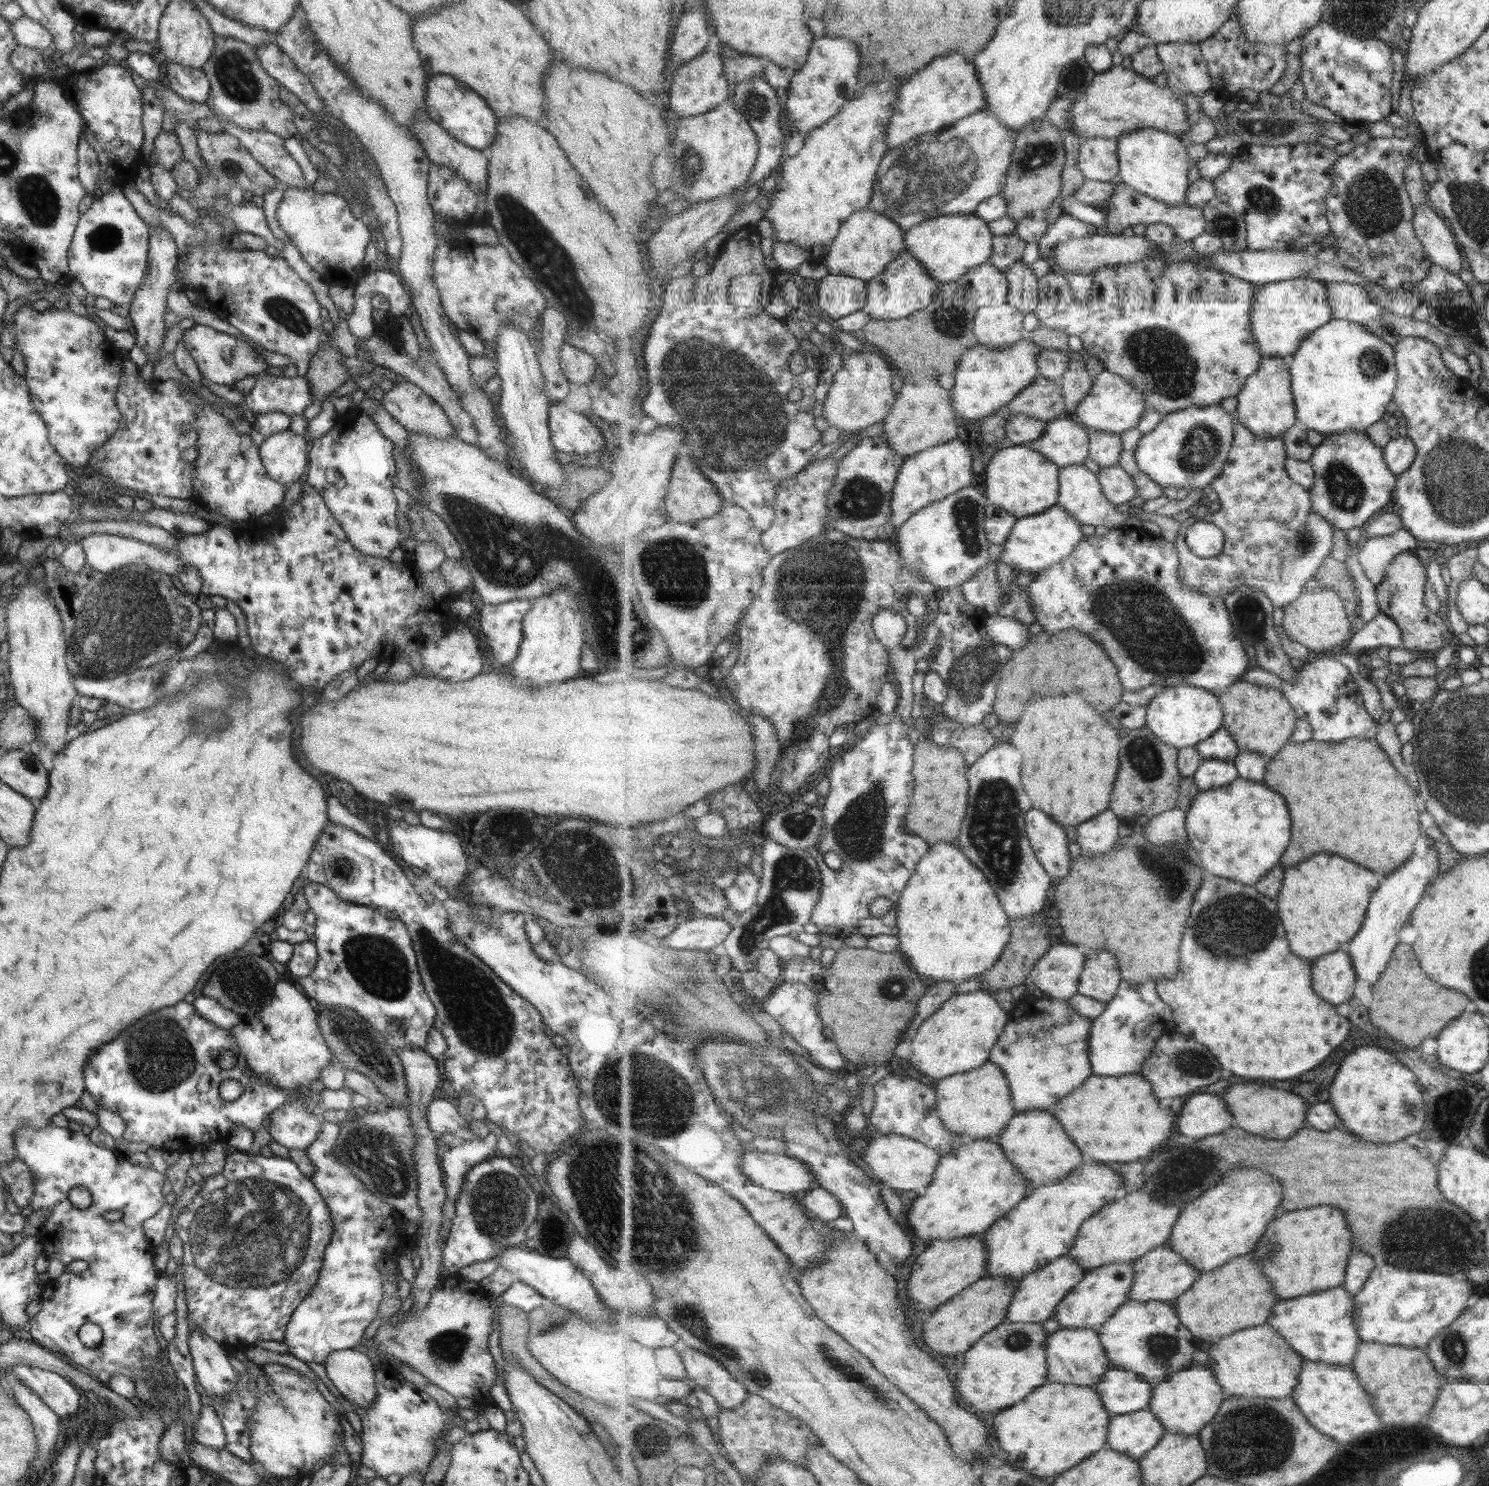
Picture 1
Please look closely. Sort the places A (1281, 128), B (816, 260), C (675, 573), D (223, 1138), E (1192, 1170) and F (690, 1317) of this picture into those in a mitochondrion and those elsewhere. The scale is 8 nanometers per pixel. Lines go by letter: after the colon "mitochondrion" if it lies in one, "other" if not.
A: mitochondrion
B: other
C: mitochondrion
D: other
E: mitochondrion
F: mitochondrion

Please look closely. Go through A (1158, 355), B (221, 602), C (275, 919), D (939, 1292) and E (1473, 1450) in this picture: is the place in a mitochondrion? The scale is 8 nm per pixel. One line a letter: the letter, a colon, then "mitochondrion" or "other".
A: mitochondrion
B: other
C: other
D: other
E: other

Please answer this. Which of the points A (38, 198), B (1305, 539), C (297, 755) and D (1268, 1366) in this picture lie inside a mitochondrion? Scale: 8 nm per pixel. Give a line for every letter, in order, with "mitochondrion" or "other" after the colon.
A: mitochondrion
B: mitochondrion
C: other
D: other

